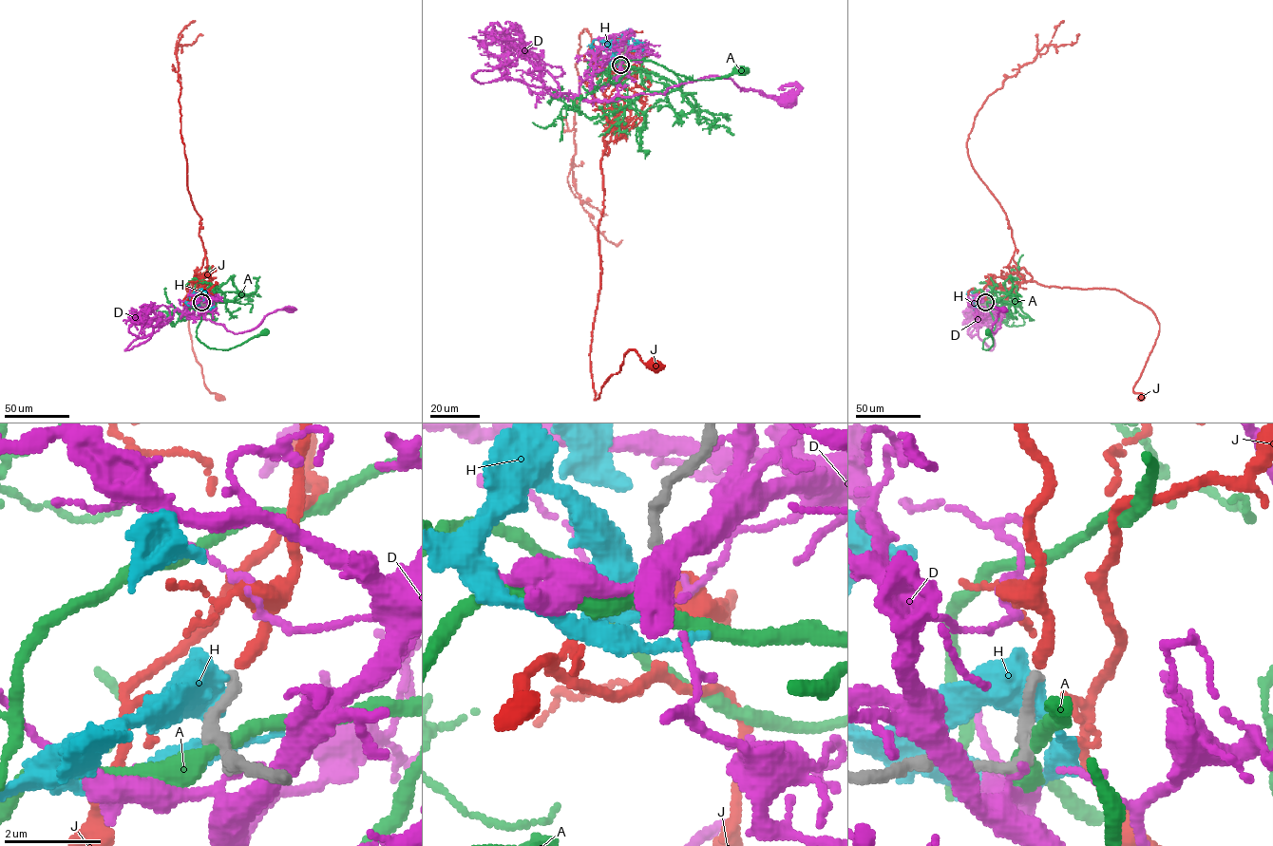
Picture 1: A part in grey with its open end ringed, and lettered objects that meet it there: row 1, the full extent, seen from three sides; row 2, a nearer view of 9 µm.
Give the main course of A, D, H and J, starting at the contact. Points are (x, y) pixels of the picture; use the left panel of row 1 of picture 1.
A: (201, 304), (207, 303), (196, 337), (209, 347), (228, 349), (265, 331)
D: (201, 304), (202, 317), (222, 324), (236, 333), (256, 328), (267, 314), (290, 309)
H: (201, 302), (199, 303), (199, 291), (187, 300), (189, 306)
J: (201, 302), (201, 293), (214, 287), (202, 289), (192, 281), (186, 303), (193, 350), (206, 388), (218, 396)

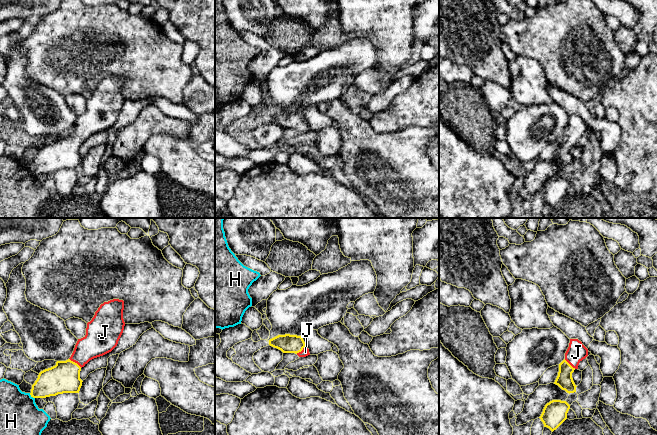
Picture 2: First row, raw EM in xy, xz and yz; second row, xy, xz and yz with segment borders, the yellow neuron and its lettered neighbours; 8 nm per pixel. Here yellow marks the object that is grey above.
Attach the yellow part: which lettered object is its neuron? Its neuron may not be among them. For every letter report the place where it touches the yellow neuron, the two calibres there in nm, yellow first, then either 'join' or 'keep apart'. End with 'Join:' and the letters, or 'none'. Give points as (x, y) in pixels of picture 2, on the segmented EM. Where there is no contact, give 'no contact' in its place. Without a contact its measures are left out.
A: no contact | keep apart
D: no contact | keep apart
H: xy (32, 396) | 220/320 nm | keep apart
J: xy (74, 362) | 240/220 nm | join
Join: J

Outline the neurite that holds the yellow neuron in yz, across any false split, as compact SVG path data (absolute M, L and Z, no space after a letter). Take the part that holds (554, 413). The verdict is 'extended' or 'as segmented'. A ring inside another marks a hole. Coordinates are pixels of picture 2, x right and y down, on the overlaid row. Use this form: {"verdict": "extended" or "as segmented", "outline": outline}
{"verdict": "as segmented", "outline": "M552 400L545 405L539 418L544 427L553 432L567 419L569 409L570 405L566 401Z"}

